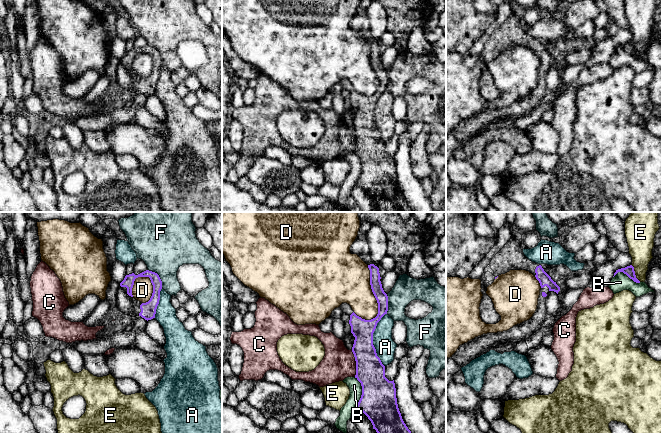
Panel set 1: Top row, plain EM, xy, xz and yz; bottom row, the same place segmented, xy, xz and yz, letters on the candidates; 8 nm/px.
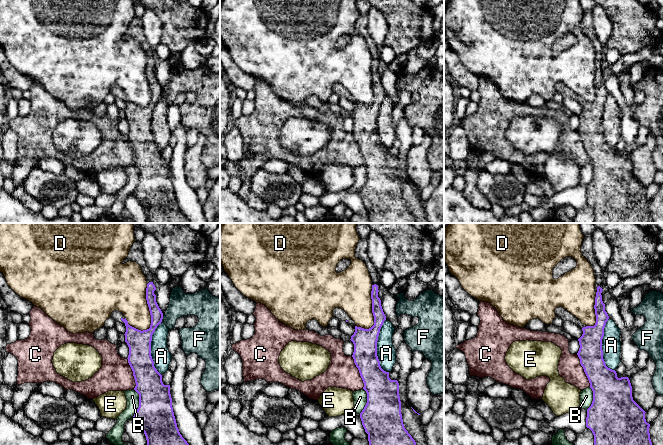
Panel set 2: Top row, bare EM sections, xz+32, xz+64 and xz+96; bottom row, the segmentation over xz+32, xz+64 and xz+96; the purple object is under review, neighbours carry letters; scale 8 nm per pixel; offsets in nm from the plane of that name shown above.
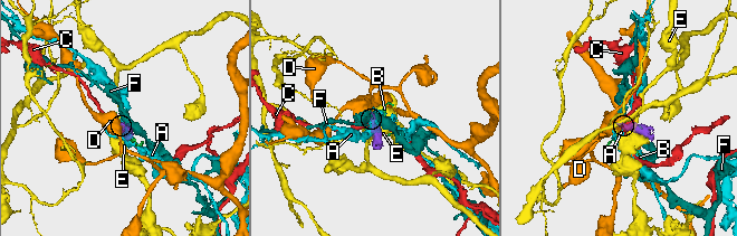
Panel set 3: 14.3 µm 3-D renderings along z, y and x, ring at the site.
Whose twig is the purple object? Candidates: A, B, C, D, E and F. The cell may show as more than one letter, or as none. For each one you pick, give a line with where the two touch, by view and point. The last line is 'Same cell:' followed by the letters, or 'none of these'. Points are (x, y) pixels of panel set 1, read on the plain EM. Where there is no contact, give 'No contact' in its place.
Same cell: none of these

